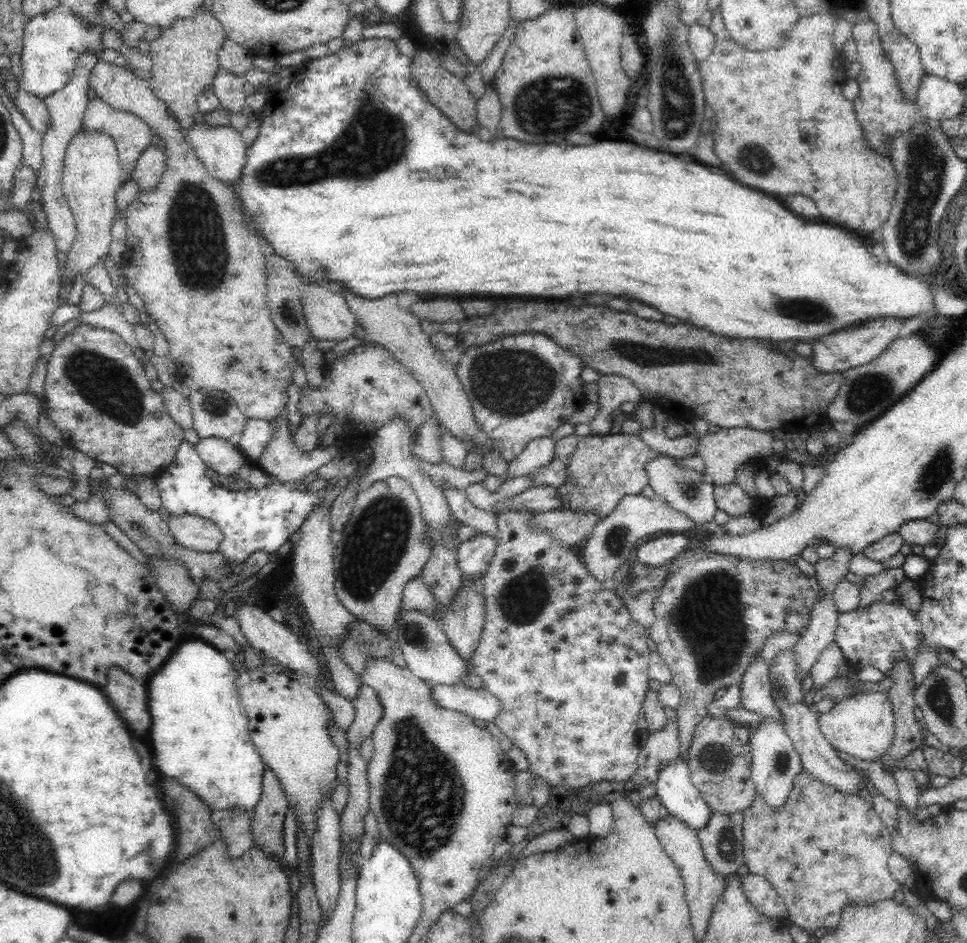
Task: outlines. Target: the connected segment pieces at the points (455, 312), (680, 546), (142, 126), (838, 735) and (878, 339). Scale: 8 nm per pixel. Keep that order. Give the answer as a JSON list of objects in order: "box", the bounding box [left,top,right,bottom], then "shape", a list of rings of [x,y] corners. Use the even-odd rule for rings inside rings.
[{"box":[409,298,469,324],"shape":[[[420,298],[409,310],[419,319],[428,319],[440,324],[446,322],[460,324],[469,318],[465,316],[465,312],[458,302],[446,300],[446,298],[438,298],[438,300]]]},{"box":[635,533,687,567],"shape":[[[680,533],[658,536],[639,545],[635,559],[647,567],[668,566],[675,556],[686,549],[687,539]]]},{"box":[82,96,153,173],"shape":[[[98,96],[88,103],[82,126],[83,130],[103,132],[114,139],[124,173],[135,169],[140,154],[153,136],[140,116],[116,109]]]},{"box":[818,692,895,760],"shape":[[[880,692],[860,693],[858,698],[844,699],[835,704],[828,714],[821,714],[818,722],[821,731],[834,749],[867,760],[880,760],[890,748],[894,738],[895,717],[889,695]]]},{"box":[812,316,908,373],"shape":[[[878,316],[878,318],[870,318],[870,320],[864,320],[854,326],[840,328],[840,332],[836,332],[836,334],[822,336],[814,344],[812,360],[814,360],[815,369],[820,372],[832,373],[847,371],[872,362],[896,339],[900,338],[900,329],[907,320],[908,318],[898,318],[897,316]]]}]

